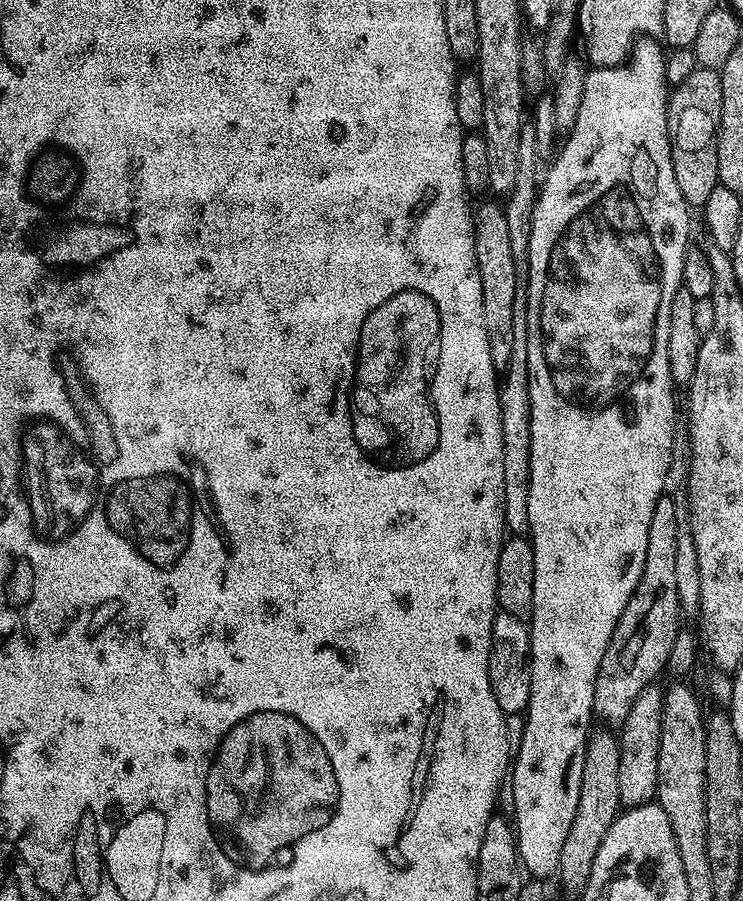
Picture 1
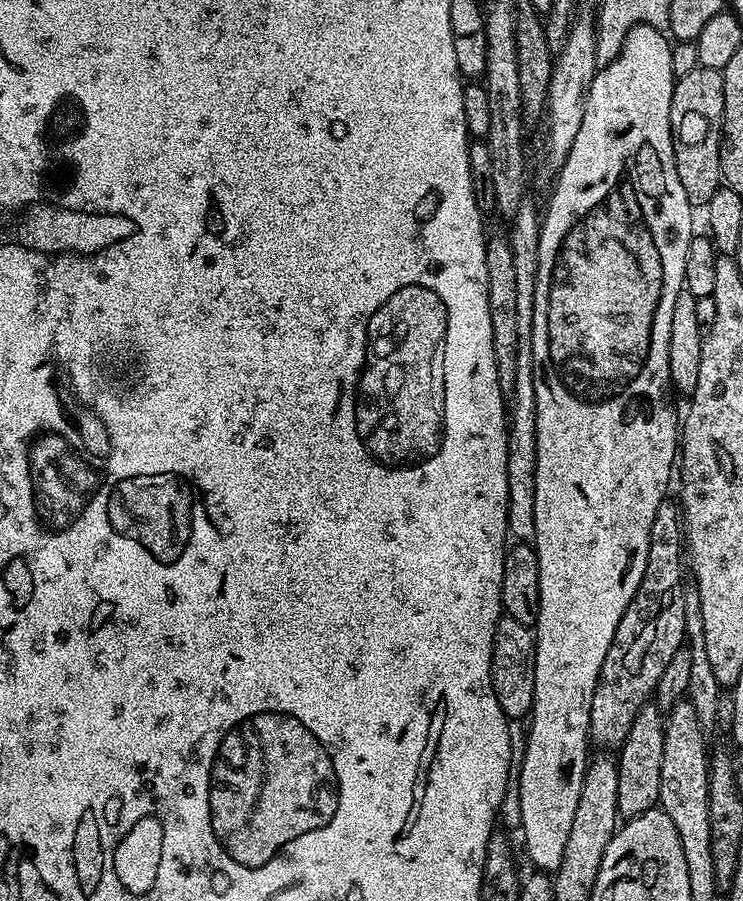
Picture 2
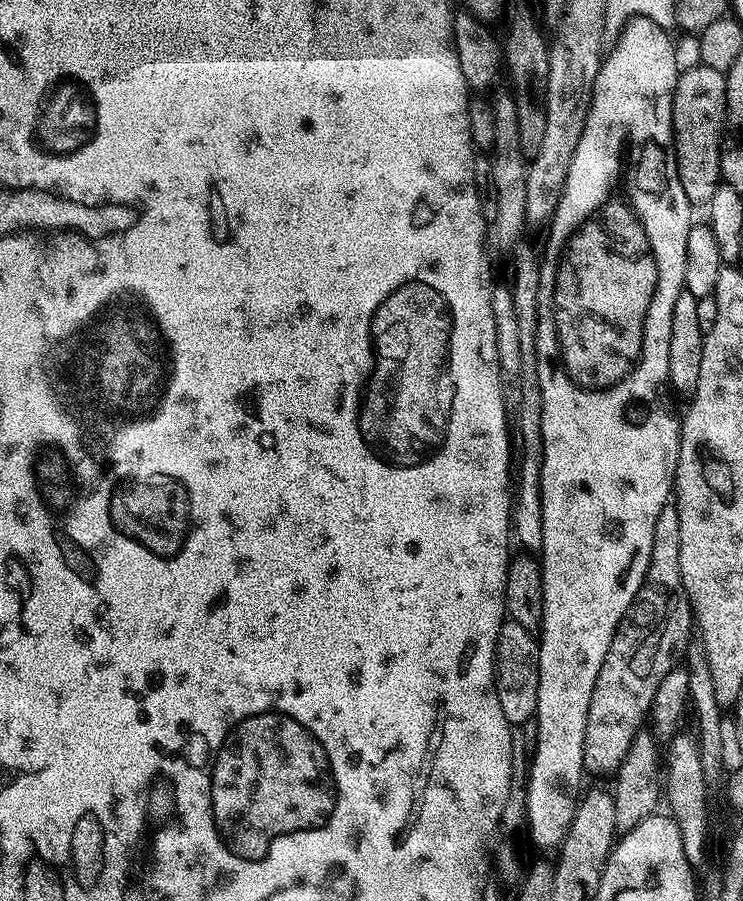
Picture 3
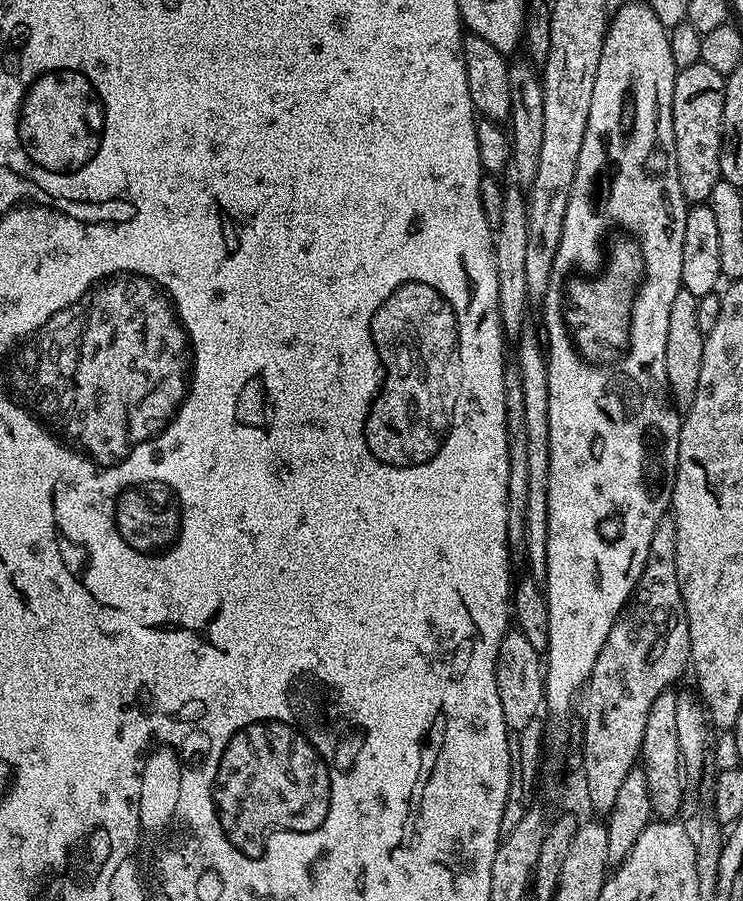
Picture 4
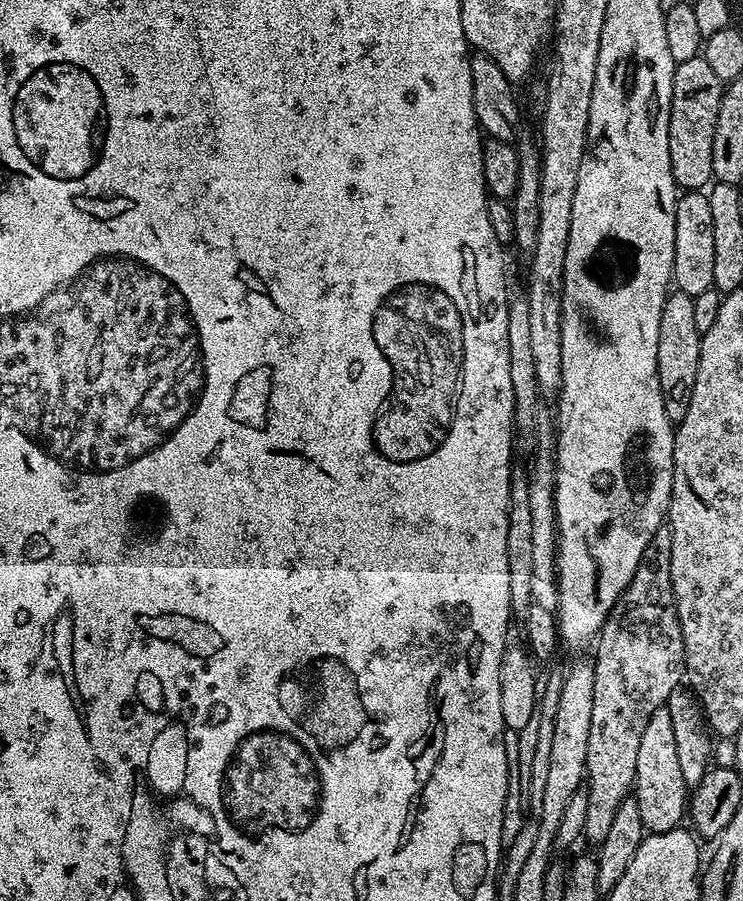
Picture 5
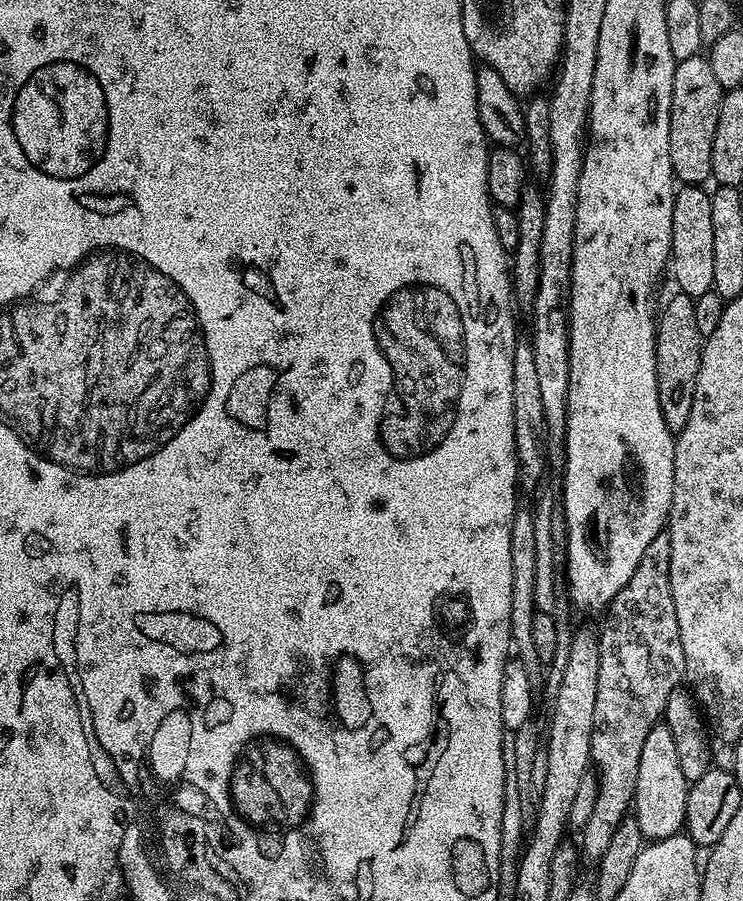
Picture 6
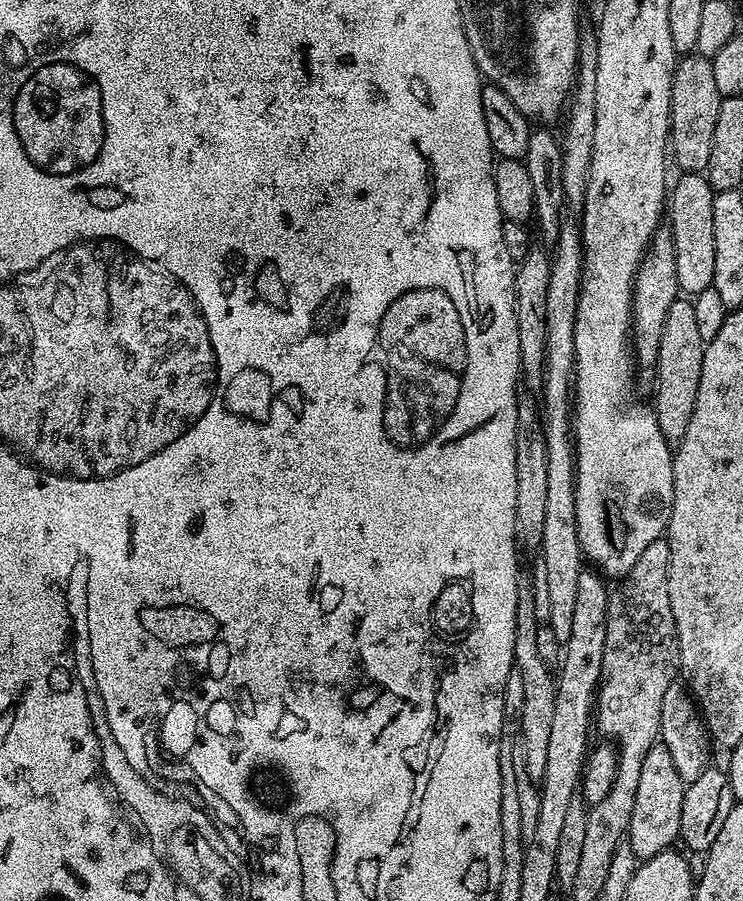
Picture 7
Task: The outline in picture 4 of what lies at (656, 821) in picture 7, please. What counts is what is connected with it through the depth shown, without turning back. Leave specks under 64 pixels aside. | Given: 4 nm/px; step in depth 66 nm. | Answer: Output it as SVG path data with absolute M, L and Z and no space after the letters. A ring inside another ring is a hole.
M669 690L654 698L650 714L646 718L646 734L642 734L642 750L639 763L646 774L646 786L650 790L650 806L661 820L670 820L680 815L685 791L677 735L676 692Z

